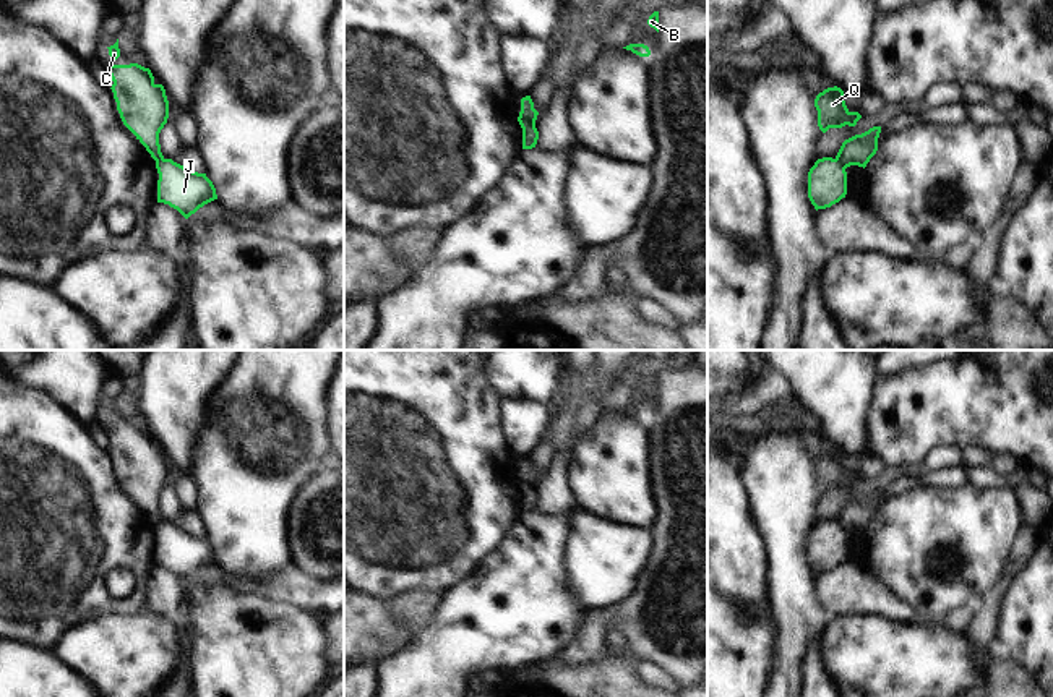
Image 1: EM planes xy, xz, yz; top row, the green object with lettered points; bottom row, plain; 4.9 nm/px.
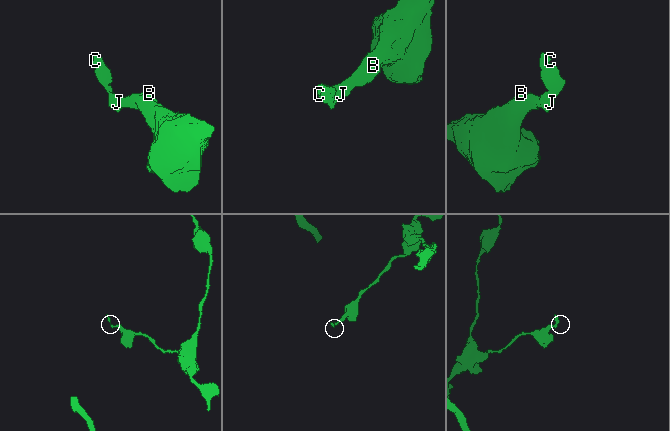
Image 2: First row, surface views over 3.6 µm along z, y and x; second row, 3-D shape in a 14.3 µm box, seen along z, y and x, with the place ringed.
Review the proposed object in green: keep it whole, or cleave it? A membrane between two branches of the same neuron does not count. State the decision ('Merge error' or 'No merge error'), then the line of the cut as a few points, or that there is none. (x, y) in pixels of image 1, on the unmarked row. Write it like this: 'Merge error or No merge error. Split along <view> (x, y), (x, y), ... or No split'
Merge error. Split along xz (520, 475), (534, 485).

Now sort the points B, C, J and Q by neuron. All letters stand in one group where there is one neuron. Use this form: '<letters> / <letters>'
B J / C Q

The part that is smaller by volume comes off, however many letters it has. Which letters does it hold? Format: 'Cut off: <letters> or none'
Cut off: C, Q

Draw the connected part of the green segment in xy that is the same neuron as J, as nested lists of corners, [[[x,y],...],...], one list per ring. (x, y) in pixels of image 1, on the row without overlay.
[[[172,522],[157,525],[156,532],[159,537],[157,566],[169,567],[185,582],[217,562],[216,551],[206,537],[193,535]]]

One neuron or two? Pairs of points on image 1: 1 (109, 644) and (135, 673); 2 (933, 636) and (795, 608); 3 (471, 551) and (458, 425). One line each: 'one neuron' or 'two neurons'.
1: one neuron
2: two neurons
3: one neuron

